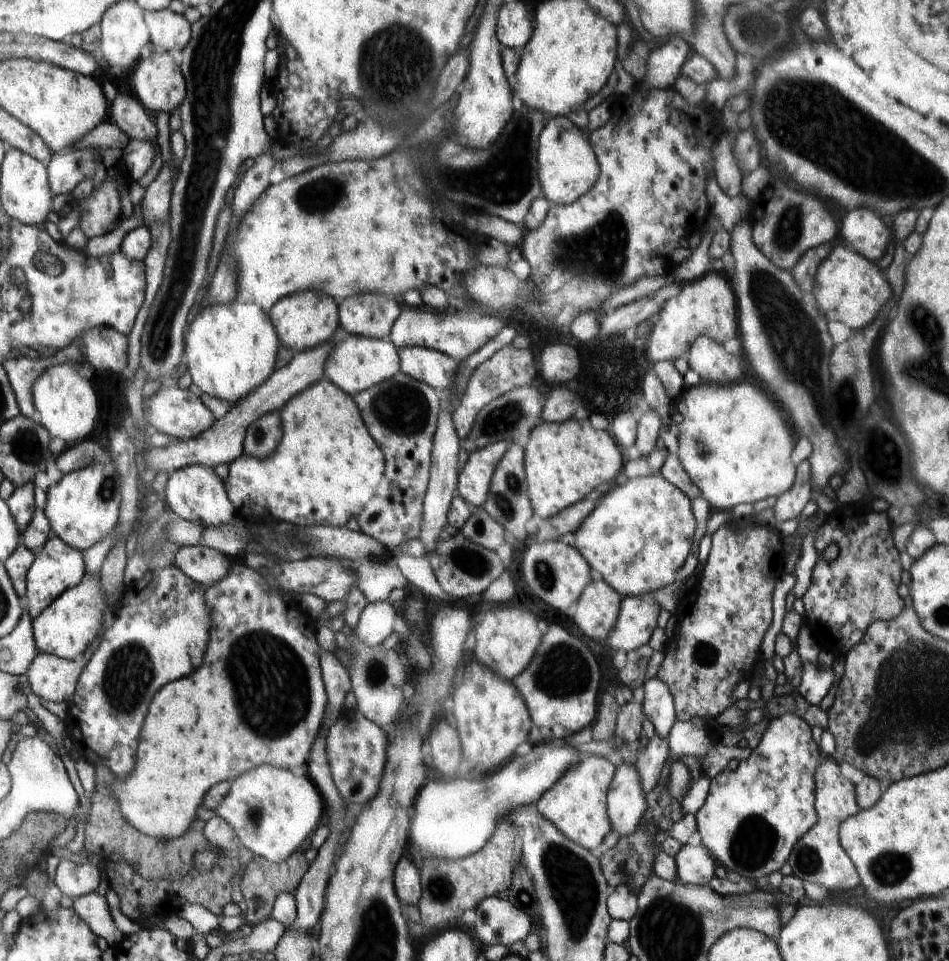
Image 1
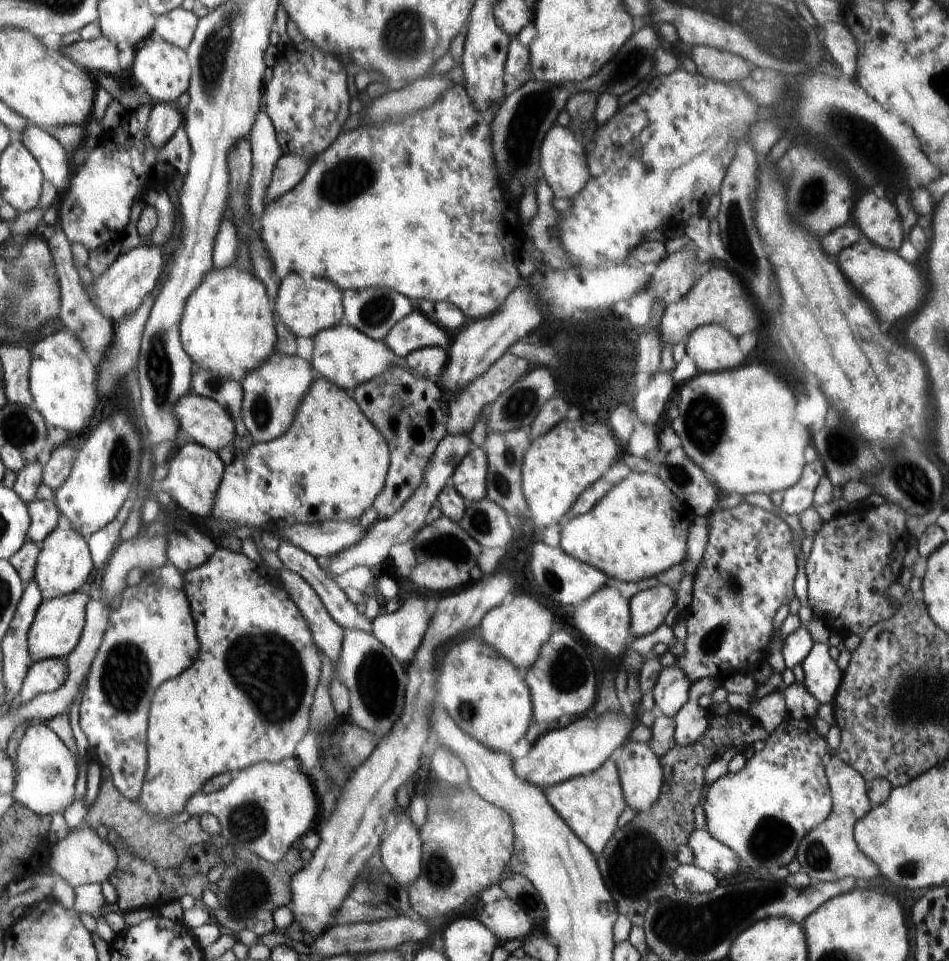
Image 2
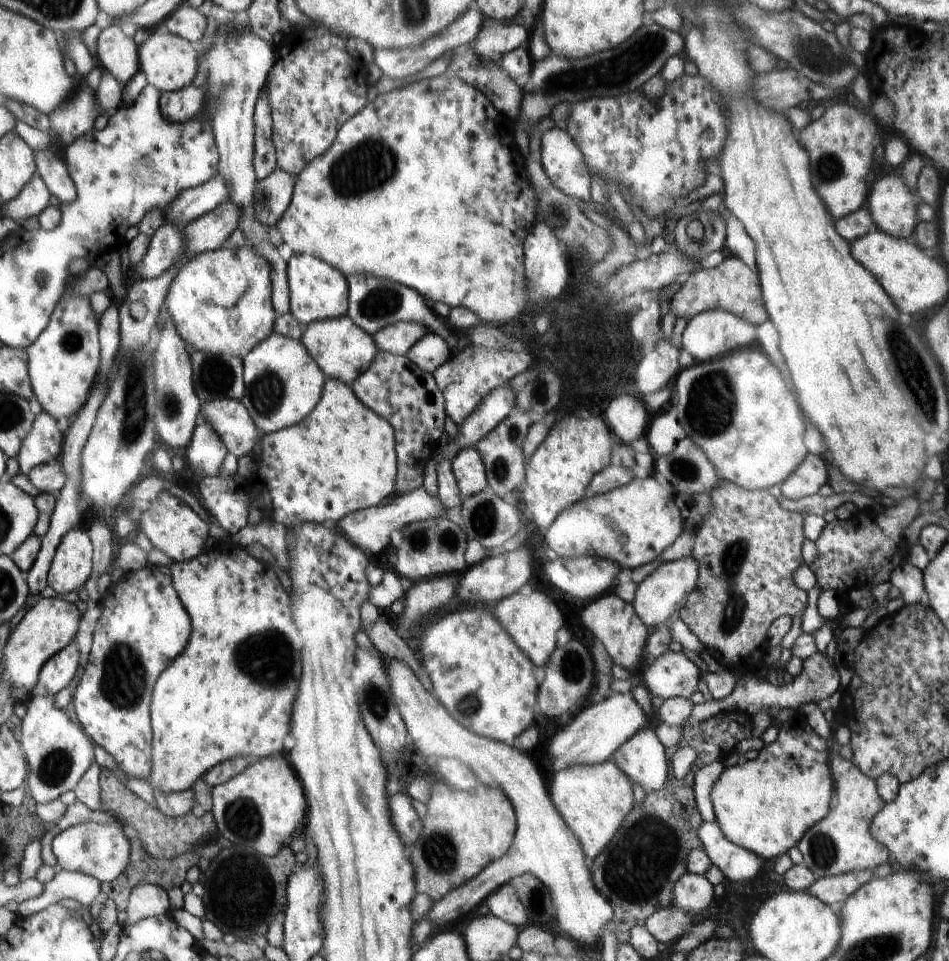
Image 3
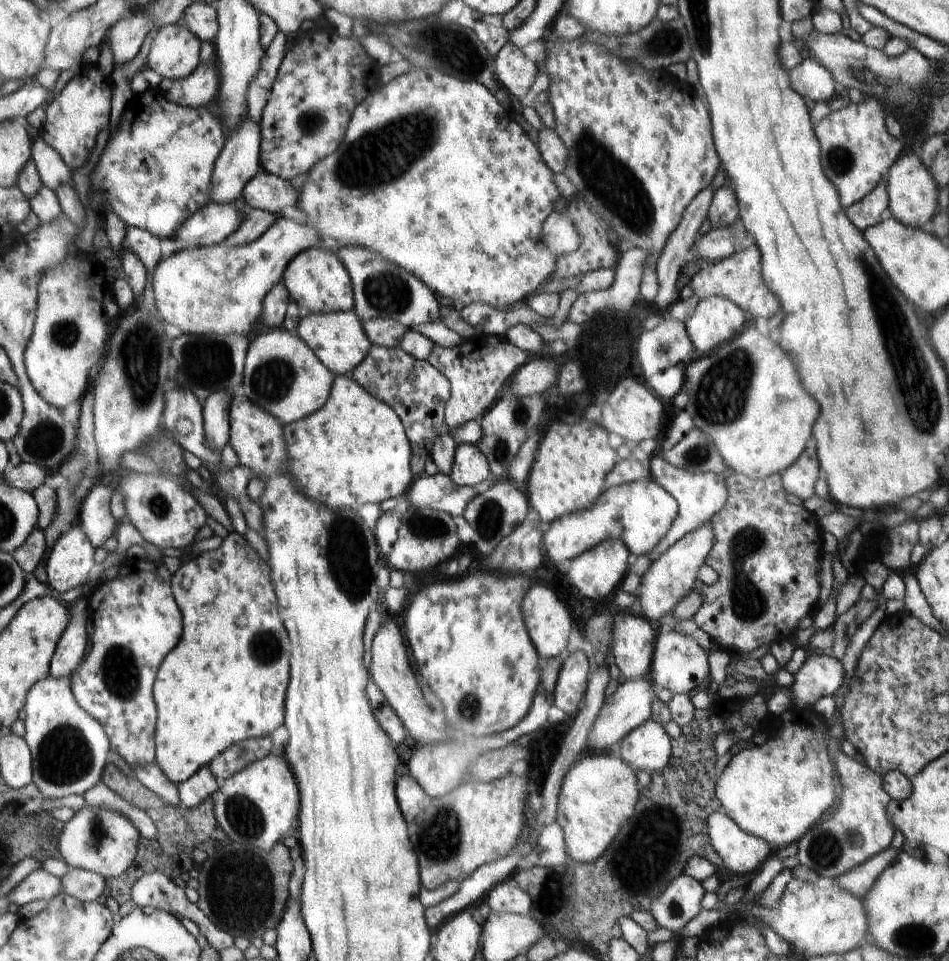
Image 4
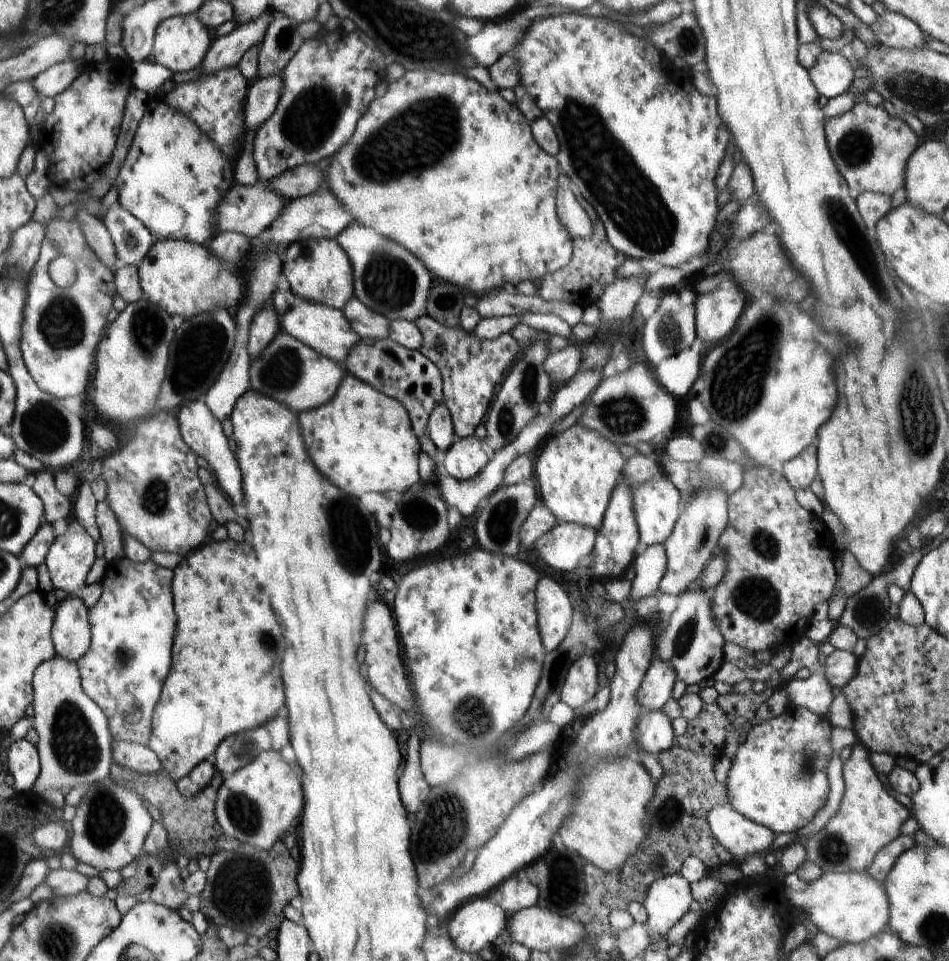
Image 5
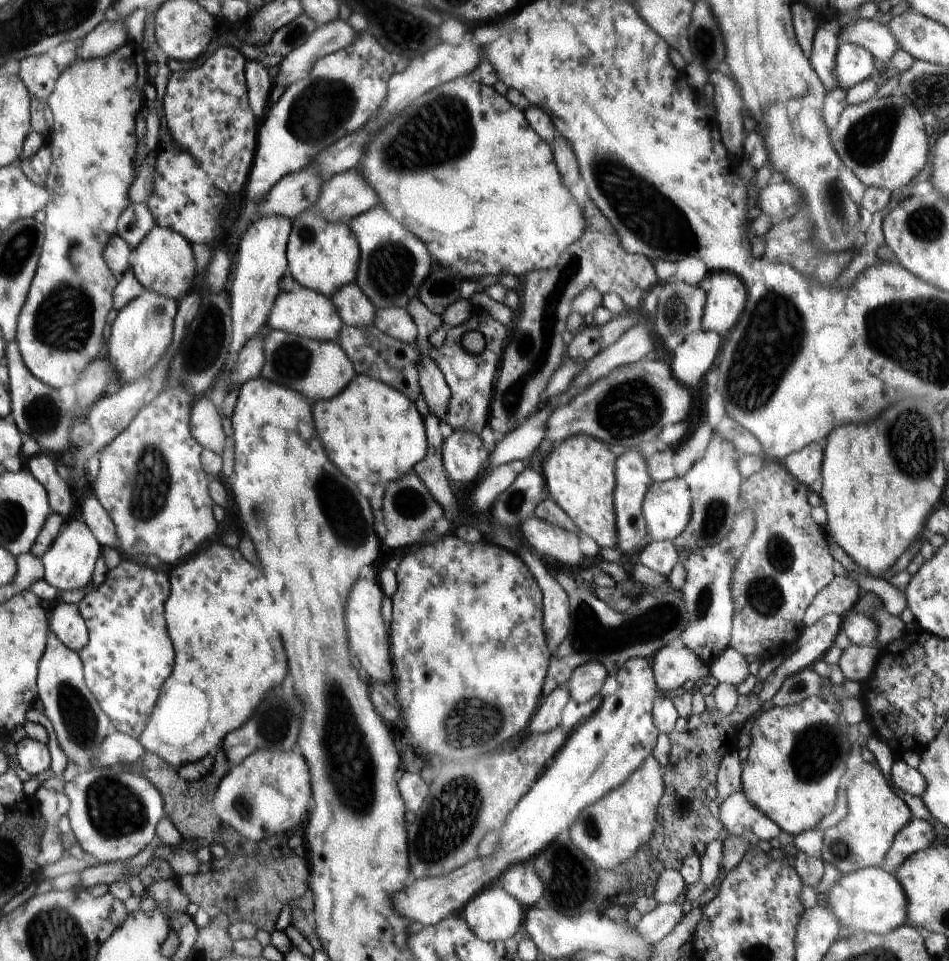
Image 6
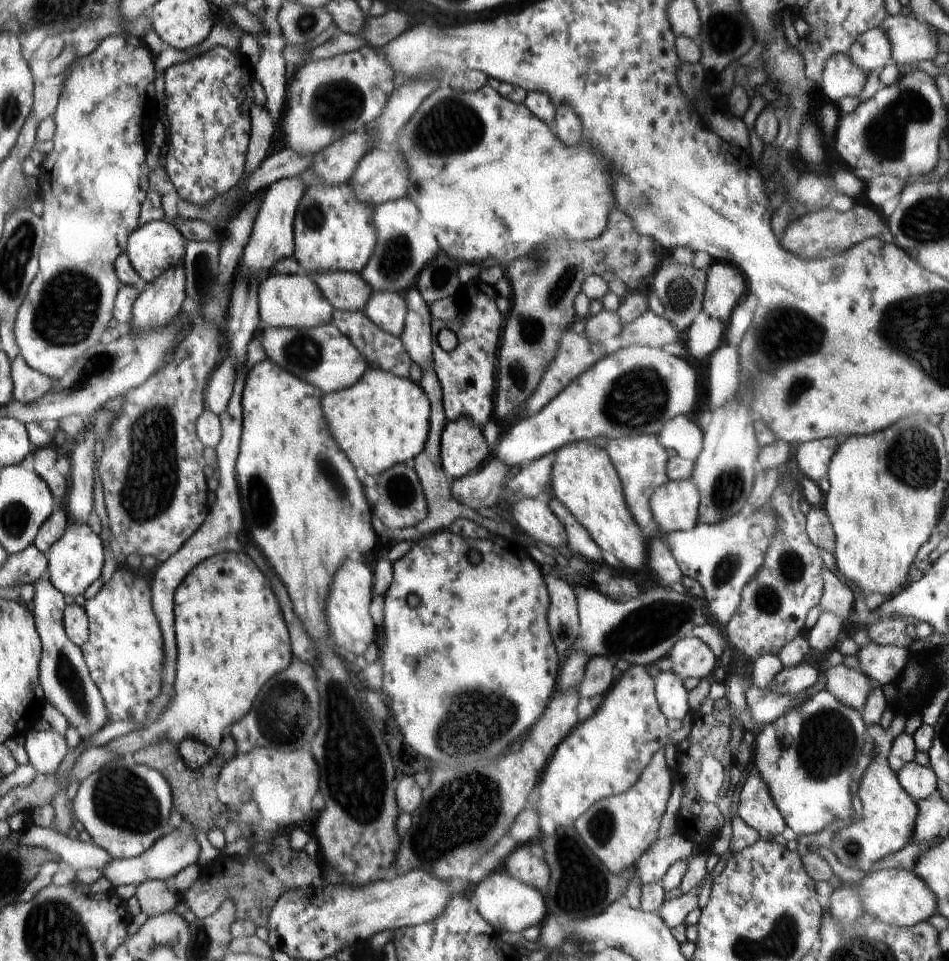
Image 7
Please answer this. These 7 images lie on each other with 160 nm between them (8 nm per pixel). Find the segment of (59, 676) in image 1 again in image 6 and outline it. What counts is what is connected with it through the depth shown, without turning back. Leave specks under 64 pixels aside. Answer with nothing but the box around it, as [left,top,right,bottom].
[49,602,88,653]

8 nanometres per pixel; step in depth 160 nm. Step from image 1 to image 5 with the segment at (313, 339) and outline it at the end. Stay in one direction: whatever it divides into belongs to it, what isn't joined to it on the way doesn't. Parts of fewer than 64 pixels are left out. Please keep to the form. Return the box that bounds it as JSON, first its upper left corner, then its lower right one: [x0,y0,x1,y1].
[282,238,354,309]

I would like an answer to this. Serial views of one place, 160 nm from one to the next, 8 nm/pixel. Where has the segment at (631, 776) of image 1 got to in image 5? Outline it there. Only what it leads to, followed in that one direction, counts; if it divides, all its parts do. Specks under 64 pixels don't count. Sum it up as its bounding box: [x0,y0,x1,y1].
[635,709,677,755]

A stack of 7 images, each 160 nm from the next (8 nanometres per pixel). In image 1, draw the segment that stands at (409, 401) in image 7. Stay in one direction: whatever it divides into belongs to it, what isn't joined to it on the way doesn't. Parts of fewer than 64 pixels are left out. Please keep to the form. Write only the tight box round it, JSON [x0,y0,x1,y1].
[224,378,385,527]

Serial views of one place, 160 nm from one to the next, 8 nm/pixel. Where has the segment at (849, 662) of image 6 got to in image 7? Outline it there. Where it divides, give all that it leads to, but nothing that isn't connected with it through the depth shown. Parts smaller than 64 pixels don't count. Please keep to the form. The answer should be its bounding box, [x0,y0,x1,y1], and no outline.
[858,641,909,686]

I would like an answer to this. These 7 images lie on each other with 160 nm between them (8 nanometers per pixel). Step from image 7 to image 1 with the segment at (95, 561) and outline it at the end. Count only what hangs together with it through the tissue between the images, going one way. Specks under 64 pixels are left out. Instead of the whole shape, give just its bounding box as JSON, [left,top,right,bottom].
[24,535,86,620]

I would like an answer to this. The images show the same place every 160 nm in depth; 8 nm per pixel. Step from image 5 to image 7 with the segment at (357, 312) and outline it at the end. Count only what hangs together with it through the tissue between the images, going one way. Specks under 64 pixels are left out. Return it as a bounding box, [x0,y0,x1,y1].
[308,271,372,312]

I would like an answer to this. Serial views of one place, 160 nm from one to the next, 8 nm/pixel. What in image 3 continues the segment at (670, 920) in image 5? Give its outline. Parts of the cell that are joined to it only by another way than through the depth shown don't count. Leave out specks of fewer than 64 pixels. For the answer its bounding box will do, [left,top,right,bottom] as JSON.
[672,872,714,915]

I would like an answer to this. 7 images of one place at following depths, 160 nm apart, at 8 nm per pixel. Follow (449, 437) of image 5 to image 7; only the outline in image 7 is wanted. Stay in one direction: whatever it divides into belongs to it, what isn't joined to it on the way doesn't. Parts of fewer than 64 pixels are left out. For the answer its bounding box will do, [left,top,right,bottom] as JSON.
[399,285,433,368]

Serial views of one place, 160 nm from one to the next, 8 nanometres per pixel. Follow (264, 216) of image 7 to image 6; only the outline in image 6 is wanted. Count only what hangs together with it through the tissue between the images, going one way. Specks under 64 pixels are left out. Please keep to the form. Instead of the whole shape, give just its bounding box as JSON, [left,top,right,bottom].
[226,217,294,371]

